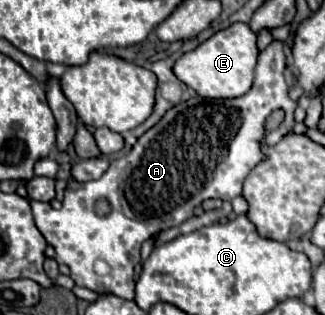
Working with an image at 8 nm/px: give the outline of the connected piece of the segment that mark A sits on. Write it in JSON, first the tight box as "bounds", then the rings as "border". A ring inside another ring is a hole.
{"bounds":[31,39,297,299],"border":[[[273,39],[269,47],[265,47],[259,55],[257,67],[255,67],[255,81],[253,87],[237,97],[237,99],[203,99],[193,97],[187,99],[175,107],[171,107],[163,119],[151,127],[145,135],[141,135],[135,143],[135,147],[121,159],[111,161],[111,167],[103,173],[103,177],[87,183],[79,183],[71,179],[65,189],[65,199],[59,211],[55,211],[49,203],[31,201],[33,217],[47,239],[49,245],[57,251],[57,263],[65,263],[71,269],[71,279],[79,287],[87,287],[95,291],[97,295],[111,293],[121,299],[133,299],[133,269],[141,261],[141,243],[147,241],[151,235],[165,231],[167,225],[177,227],[183,221],[193,217],[193,209],[199,207],[205,199],[221,199],[232,201],[241,195],[243,181],[247,173],[263,161],[263,153],[259,151],[261,143],[273,145],[277,139],[271,139],[271,133],[265,135],[263,123],[269,117],[273,109],[285,109],[285,121],[279,129],[279,137],[285,135],[293,125],[293,111],[297,109],[297,101],[289,97],[289,87],[285,83],[285,69],[287,69],[287,57],[285,57],[285,43]],[[121,191],[125,197],[133,197],[135,201],[131,205],[131,211],[125,211],[121,205]],[[99,197],[105,197],[111,203],[111,213],[107,217],[99,217],[93,209],[95,201]],[[97,261],[103,261],[109,265],[107,275],[99,275],[95,271]]]}

